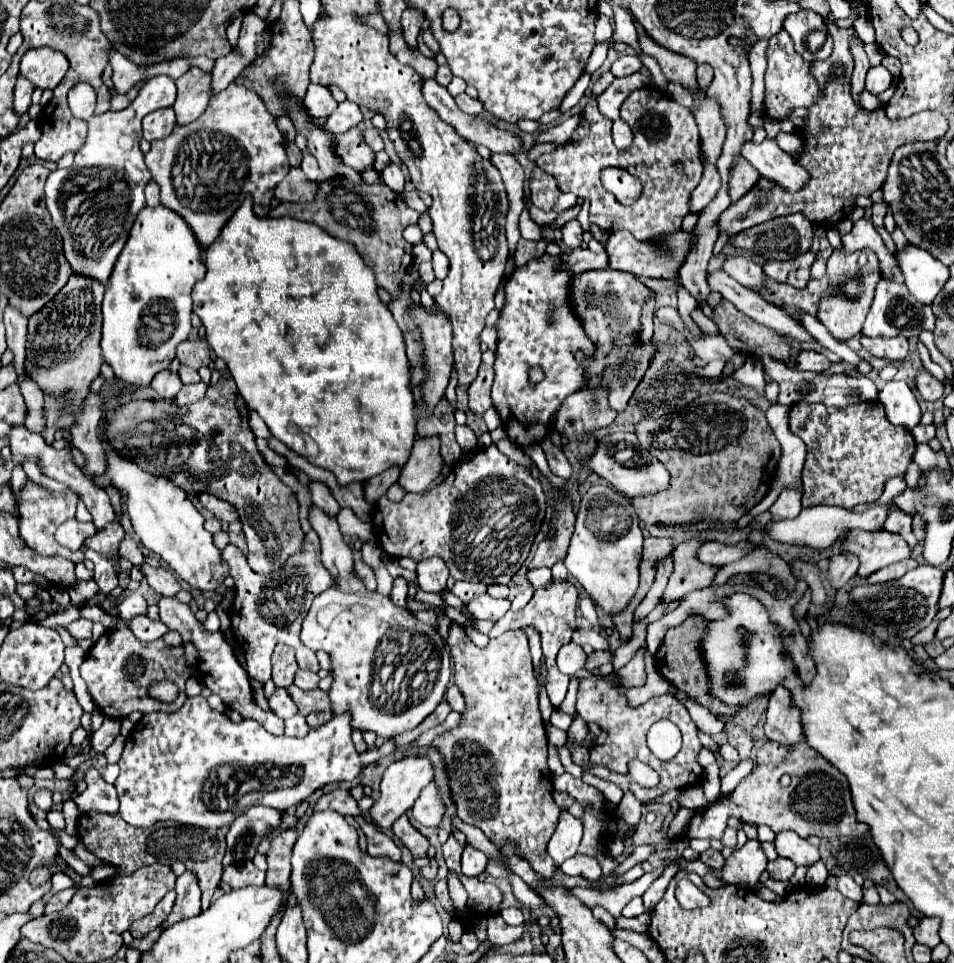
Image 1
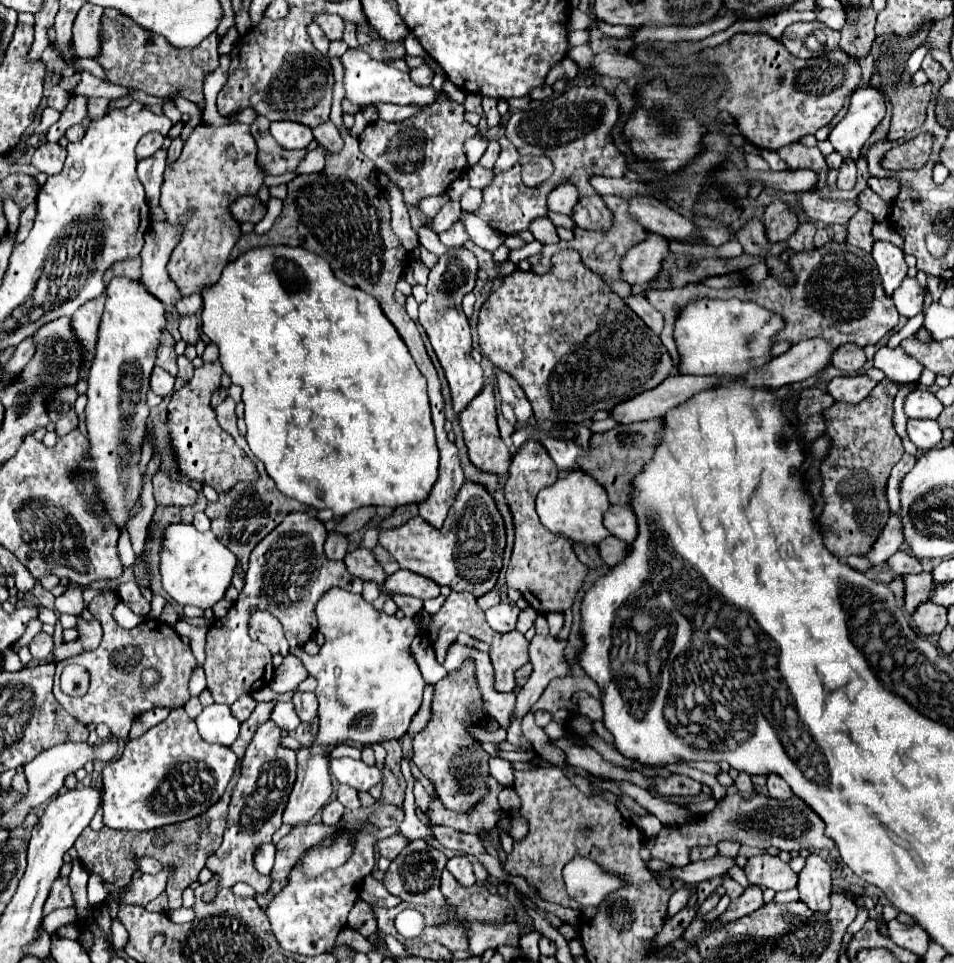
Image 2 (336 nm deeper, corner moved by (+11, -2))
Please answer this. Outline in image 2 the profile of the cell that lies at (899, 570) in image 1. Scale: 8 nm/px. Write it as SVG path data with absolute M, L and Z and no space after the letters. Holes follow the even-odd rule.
M928 572L904 576L904 584L906 584L906 610L908 610L908 614L914 614L920 604L928 602L932 598L932 590L936 588L936 584Z

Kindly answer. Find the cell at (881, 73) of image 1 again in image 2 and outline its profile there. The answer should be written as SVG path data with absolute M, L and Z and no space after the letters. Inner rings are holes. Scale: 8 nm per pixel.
M872 86L858 88L850 98L848 112L832 128L828 140L842 158L858 160L864 144L882 122L884 114L884 96Z

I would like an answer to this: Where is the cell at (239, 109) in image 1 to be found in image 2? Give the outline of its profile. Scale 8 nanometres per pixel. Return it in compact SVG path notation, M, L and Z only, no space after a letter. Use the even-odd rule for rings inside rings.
M198 124L190 132L188 142L182 150L182 156L174 162L172 168L166 168L164 188L162 188L162 198L160 198L160 206L166 212L166 222L170 222L170 224L178 222L180 216L188 208L196 210L192 220L188 220L182 240L176 246L176 250L172 252L170 262L168 262L168 274L174 280L174 284L178 286L182 296L202 294L202 290L208 288L208 284L216 284L216 280L222 274L222 268L228 264L230 250L234 248L236 240L240 238L240 224L230 216L228 206L232 200L236 200L244 194L254 196L260 190L262 180L264 180L264 172L260 172L260 166L256 164L256 144L252 140L250 126L246 126L246 124L226 124L226 126Z

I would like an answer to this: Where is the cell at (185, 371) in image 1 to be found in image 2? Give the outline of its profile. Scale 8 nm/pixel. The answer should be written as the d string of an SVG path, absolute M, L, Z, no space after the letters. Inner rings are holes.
M162 330L156 366L164 368L164 370L170 372L172 376L176 376L176 372L178 372L178 366L176 366L176 352L174 352L174 338L172 338L172 334L170 334L168 330Z

